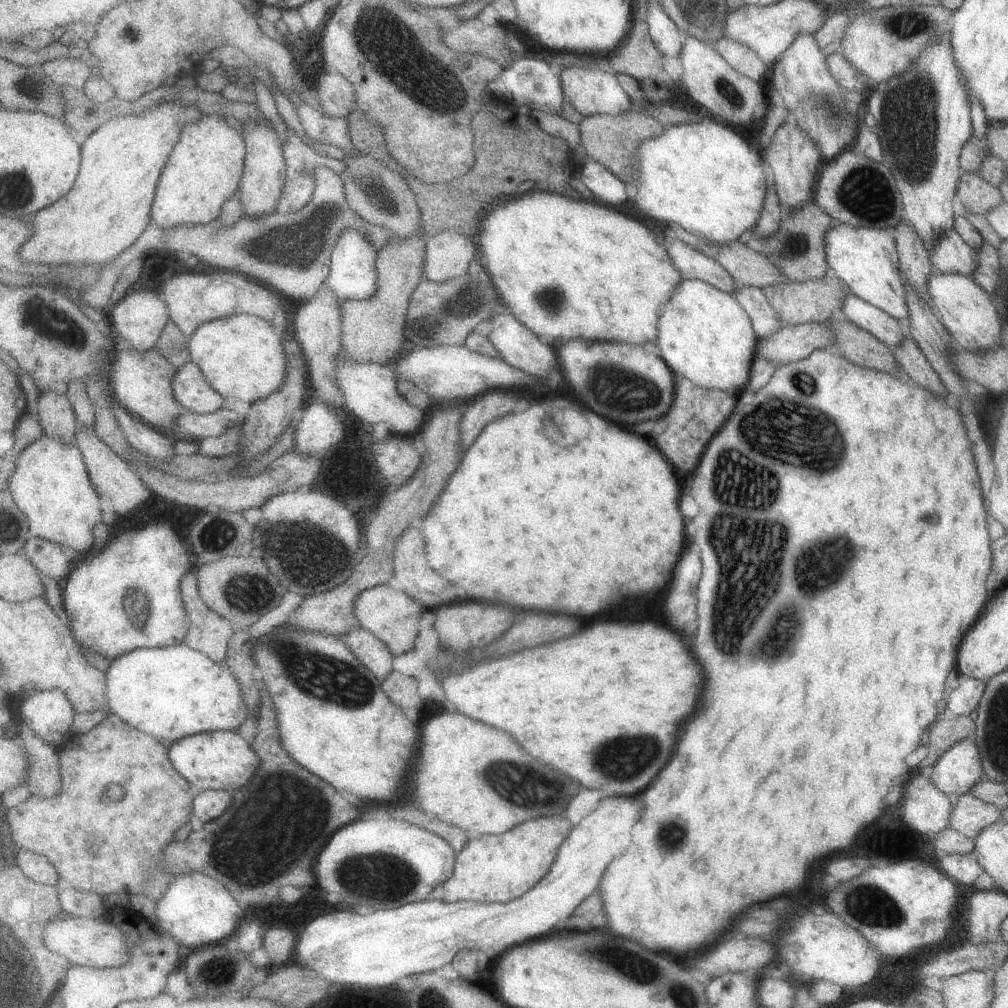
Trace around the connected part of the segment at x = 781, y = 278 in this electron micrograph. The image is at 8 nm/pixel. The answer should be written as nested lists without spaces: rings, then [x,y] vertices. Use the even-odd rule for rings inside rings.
[[[667,224],[667,236],[675,238],[675,240],[681,240],[685,242],[687,246],[691,246],[695,252],[701,252],[713,260],[717,260],[725,272],[729,272],[735,282],[739,286],[751,286],[751,288],[765,288],[765,286],[775,286],[775,284],[785,284],[789,278],[785,274],[781,274],[777,270],[775,264],[771,264],[771,260],[755,250],[751,250],[747,244],[739,244],[737,240],[735,242],[727,242],[727,244],[721,244],[721,242],[709,242],[701,236],[695,236],[695,234],[689,234],[685,228],[681,228],[679,224]]]

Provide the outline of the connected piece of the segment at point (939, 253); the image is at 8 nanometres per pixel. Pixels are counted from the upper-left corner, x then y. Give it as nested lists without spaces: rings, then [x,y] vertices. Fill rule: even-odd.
[[[951,228],[949,232],[939,234],[929,246],[931,268],[939,274],[961,274],[973,280],[973,274],[979,266],[979,252],[963,242],[963,238]]]

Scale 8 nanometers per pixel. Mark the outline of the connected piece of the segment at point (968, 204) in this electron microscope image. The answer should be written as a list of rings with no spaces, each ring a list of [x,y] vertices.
[[[963,172],[957,184],[957,198],[969,214],[985,216],[991,208],[1003,202],[999,188],[987,184],[979,174]]]

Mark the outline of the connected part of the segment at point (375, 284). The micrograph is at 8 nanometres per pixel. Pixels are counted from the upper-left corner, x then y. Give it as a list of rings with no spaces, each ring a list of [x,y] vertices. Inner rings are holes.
[[[359,230],[343,232],[337,248],[333,252],[333,272],[327,280],[327,288],[331,288],[341,302],[367,302],[379,294],[379,250],[369,242],[369,238]]]

